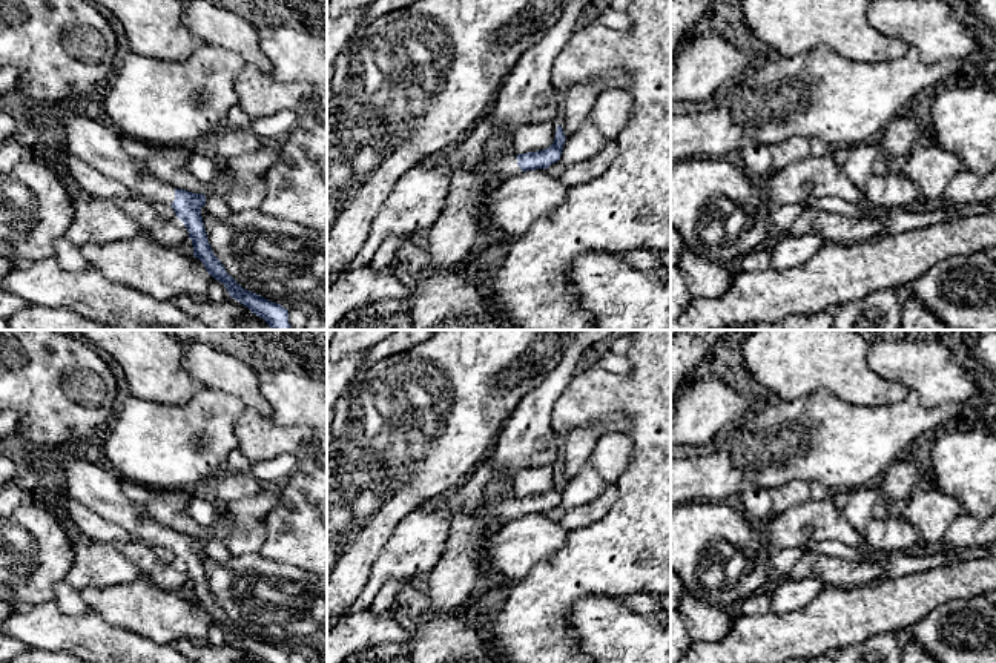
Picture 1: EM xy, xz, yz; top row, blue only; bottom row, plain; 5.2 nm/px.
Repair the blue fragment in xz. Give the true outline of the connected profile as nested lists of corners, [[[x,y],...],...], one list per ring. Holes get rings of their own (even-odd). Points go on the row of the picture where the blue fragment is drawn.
[[[557,126],[554,143],[537,152],[488,155],[482,152],[479,163],[499,180],[519,175],[526,170],[548,169],[562,157],[565,134],[562,126]]]

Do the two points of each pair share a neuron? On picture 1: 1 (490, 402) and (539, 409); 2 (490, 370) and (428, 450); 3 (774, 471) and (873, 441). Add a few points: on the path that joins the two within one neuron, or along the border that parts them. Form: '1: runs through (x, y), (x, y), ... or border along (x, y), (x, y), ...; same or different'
1: border along (540, 378), (521, 401), (498, 436); different
2: runs through (470, 390), (448, 412), (448, 427), (445, 430); same
3: runs through (798, 456), (817, 444), (849, 444); same

